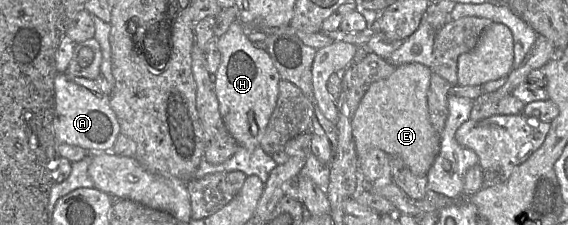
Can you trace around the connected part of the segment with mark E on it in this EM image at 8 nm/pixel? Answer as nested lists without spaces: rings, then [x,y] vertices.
[[[406,63],[397,66],[388,78],[370,86],[352,118],[352,133],[359,158],[369,149],[378,148],[390,156],[402,159],[413,174],[426,175],[439,154],[442,135],[436,132],[429,120],[427,94],[431,74],[431,69],[421,63]]]

